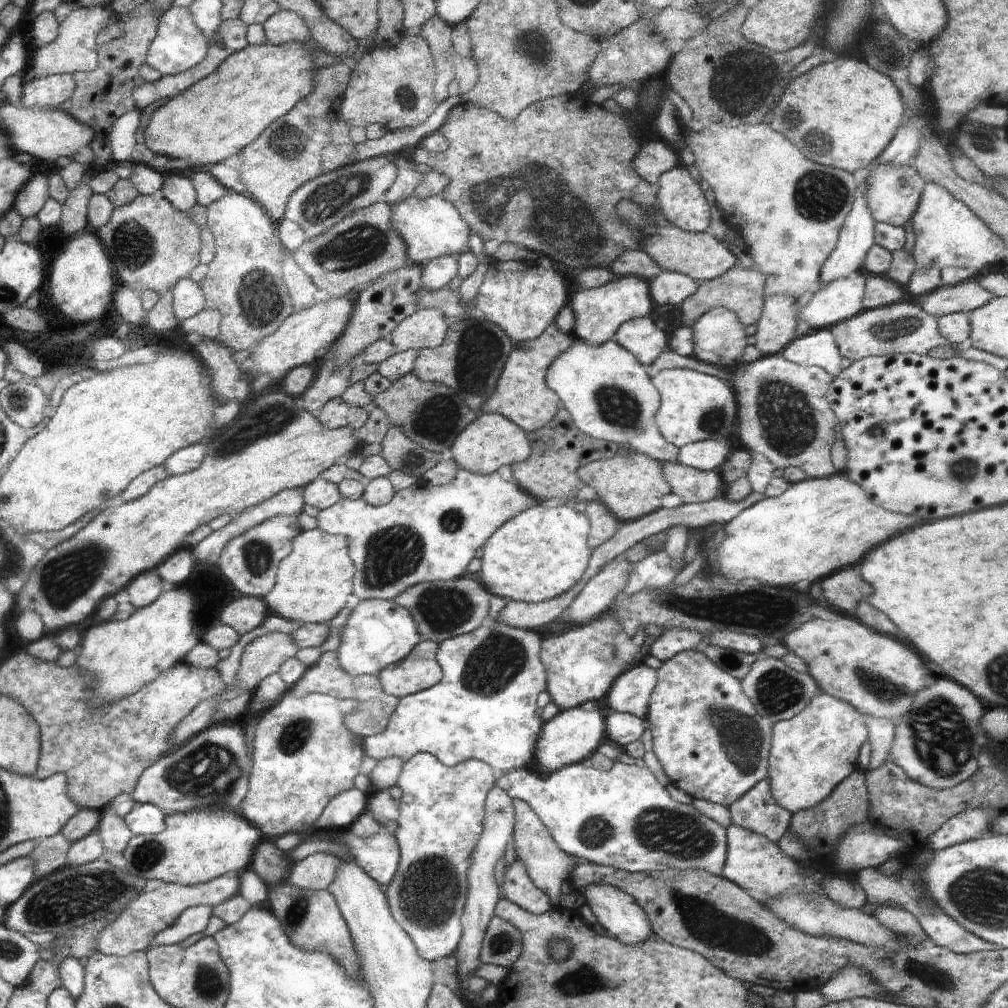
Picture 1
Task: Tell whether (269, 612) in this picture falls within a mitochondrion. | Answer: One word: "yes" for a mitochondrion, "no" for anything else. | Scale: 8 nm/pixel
no

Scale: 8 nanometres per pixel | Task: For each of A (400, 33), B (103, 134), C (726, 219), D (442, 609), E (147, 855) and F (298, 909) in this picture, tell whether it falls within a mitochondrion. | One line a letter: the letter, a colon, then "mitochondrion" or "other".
A: other
B: other
C: other
D: mitochondrion
E: mitochondrion
F: mitochondrion

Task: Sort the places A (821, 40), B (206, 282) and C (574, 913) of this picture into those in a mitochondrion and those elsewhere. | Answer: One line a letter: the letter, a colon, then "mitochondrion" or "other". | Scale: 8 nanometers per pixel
A: other
B: other
C: other

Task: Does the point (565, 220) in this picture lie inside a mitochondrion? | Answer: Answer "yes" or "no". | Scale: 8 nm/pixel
yes

